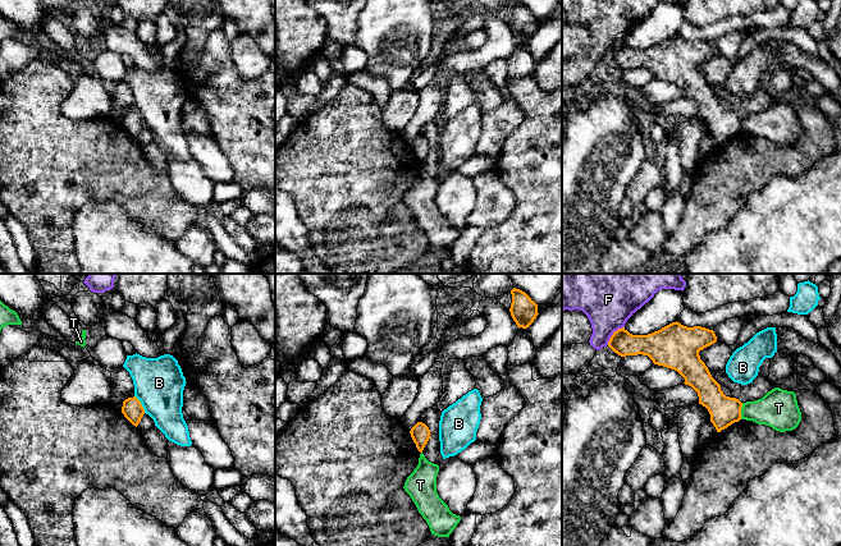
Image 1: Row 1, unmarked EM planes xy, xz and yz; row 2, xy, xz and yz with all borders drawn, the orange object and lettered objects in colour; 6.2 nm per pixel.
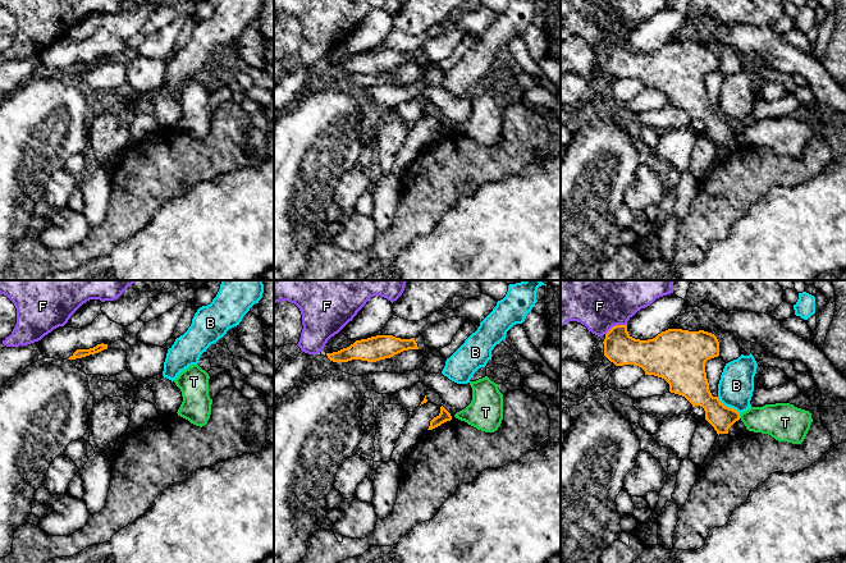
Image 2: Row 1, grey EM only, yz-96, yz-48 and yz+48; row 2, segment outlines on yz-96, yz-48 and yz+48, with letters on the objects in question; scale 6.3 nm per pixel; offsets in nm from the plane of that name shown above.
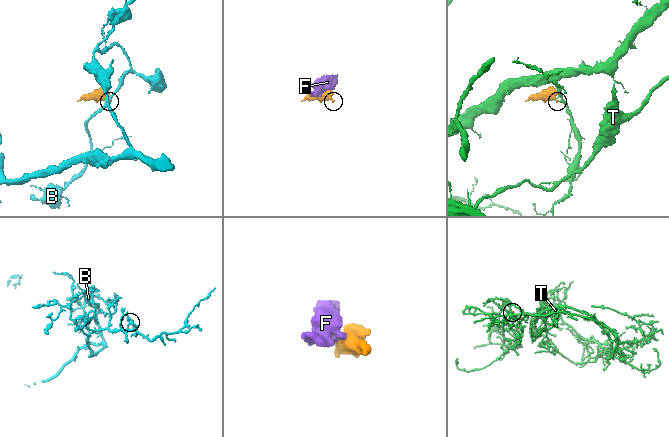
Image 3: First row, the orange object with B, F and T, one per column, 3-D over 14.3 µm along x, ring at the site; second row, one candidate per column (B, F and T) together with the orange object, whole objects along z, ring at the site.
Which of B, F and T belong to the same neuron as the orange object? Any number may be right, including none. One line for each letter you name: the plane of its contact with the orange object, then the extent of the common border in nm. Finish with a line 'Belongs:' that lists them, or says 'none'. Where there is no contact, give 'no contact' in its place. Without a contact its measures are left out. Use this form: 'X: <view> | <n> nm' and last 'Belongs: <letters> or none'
Belongs: none

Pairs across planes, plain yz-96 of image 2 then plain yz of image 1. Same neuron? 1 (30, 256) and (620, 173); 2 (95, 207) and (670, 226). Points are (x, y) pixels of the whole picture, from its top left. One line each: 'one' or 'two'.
1: two
2: one

